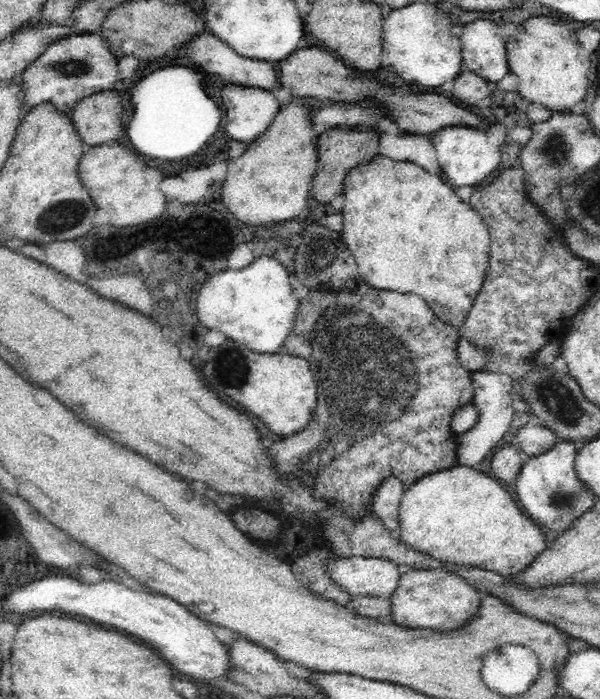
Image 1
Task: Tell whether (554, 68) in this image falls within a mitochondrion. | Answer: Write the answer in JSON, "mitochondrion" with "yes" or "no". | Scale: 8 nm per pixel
{"mitochondrion":"no"}

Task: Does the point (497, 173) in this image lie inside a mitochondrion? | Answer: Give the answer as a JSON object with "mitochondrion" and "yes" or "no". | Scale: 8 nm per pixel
{"mitochondrion":"no"}

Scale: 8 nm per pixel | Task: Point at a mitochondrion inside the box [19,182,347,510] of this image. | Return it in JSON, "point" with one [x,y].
{"point":[51,223]}

